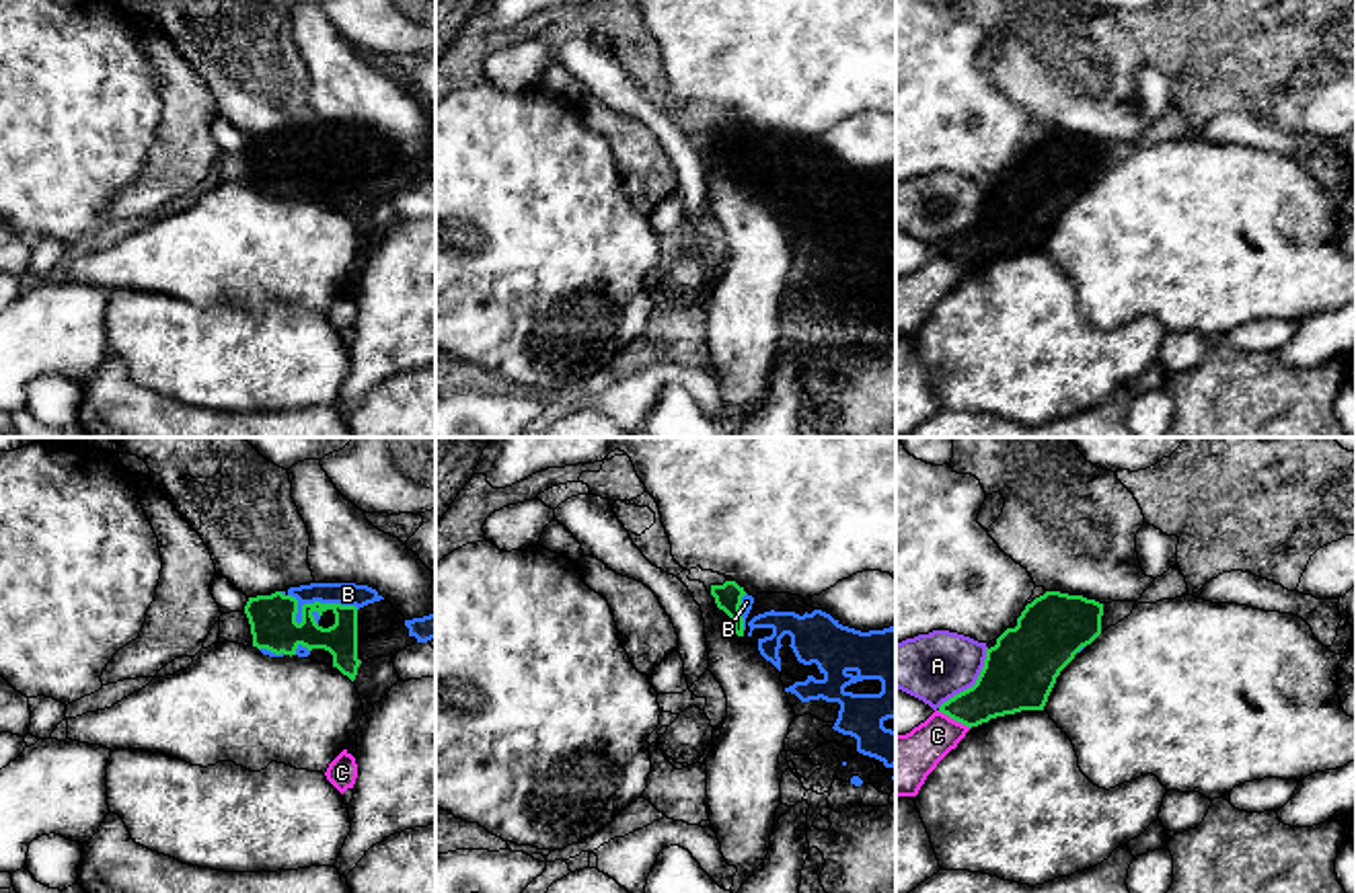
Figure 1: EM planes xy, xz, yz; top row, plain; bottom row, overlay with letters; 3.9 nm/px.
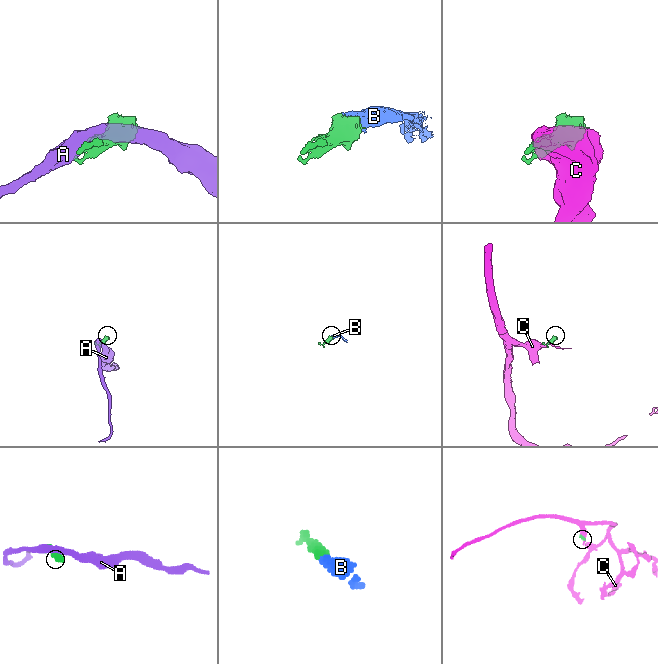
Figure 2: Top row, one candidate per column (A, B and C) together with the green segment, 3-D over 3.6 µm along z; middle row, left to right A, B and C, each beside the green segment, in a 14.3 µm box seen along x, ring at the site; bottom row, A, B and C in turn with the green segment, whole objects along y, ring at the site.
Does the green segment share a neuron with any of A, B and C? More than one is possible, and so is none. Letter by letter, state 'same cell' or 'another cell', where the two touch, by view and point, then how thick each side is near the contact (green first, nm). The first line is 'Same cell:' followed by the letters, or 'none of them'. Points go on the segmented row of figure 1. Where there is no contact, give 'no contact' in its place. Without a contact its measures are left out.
Same cell: B
A: another cell; meets green in yz at (974, 684); 280 nm thick on the green side, 280 nm on the other
B: same cell; meets green in xy at (323, 604); 180 nm thick on the green side, 100 nm on the other
C: another cell; meets green in yz at (954, 719); 240 nm thick on the green side, 200 nm on the other

